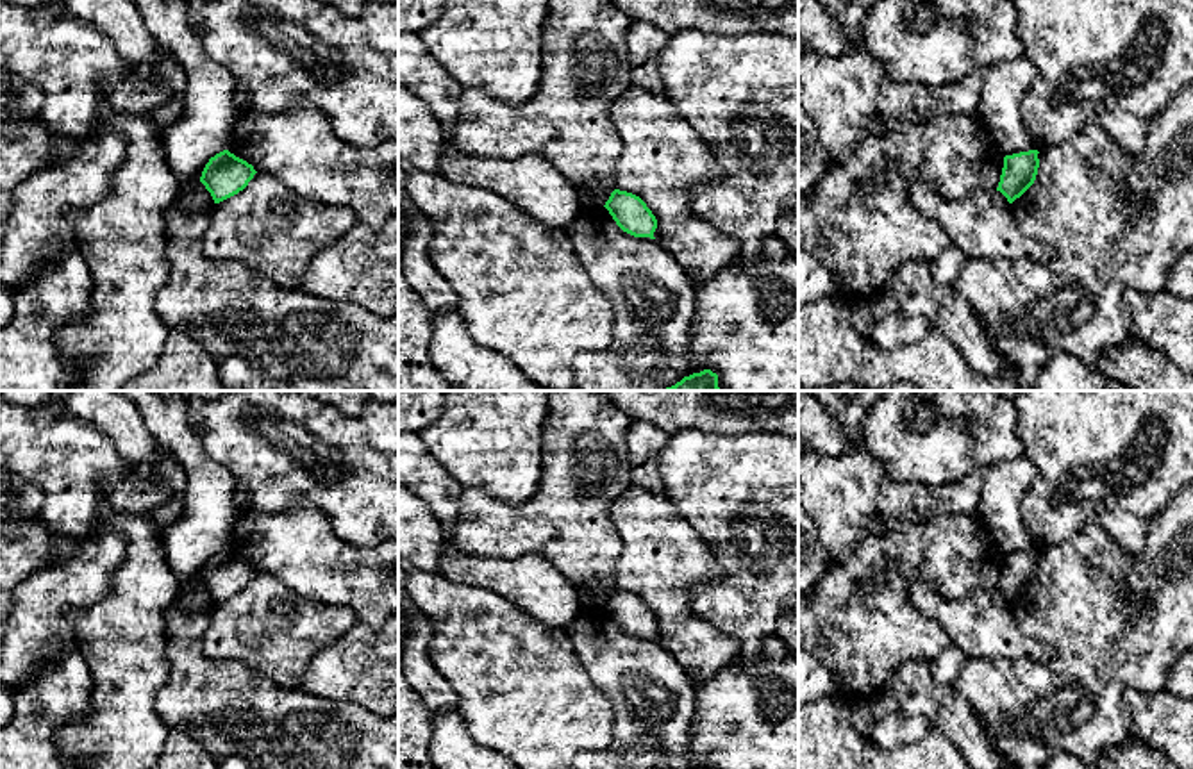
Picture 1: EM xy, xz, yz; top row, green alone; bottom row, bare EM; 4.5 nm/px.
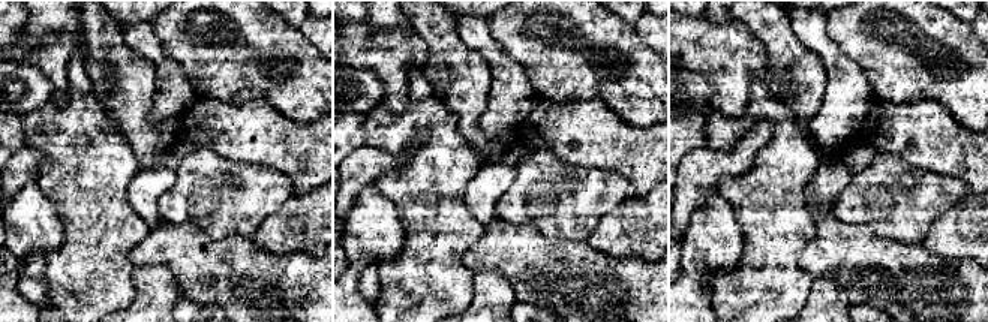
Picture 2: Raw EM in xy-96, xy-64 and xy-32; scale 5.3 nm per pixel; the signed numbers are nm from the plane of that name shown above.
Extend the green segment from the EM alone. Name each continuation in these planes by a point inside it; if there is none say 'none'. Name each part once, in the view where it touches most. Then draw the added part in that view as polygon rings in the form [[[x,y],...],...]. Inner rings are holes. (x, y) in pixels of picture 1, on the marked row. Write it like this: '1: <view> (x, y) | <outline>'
none

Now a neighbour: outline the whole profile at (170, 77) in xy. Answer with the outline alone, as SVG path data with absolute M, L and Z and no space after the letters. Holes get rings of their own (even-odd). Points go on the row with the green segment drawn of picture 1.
M164 57L157 62L155 79L148 86L170 93L168 102L157 107L148 118L148 121L163 136L163 132L180 118L186 91L186 75L173 57Z

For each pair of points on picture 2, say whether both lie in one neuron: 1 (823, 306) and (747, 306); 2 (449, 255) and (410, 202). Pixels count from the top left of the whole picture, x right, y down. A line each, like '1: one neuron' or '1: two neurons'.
1: two neurons
2: one neuron

